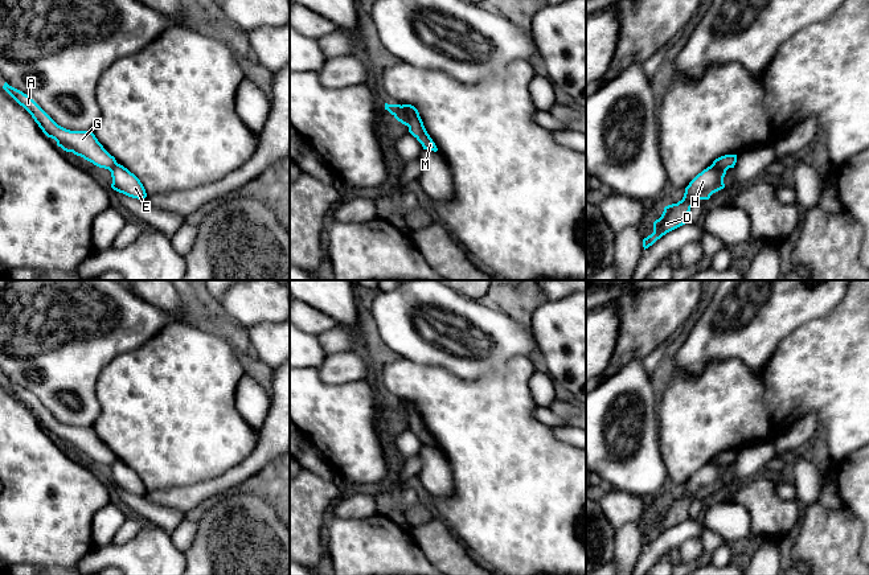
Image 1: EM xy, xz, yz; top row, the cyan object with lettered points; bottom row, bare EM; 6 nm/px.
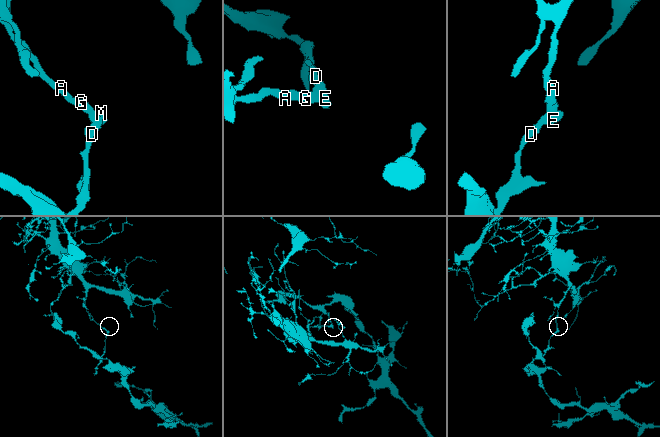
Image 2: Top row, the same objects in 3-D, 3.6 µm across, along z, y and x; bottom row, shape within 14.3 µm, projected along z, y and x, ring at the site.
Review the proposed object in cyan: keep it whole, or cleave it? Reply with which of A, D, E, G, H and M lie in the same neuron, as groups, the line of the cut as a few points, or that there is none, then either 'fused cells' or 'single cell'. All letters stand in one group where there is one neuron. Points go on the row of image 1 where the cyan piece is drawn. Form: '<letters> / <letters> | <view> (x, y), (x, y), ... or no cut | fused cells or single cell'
A G / D E H M | xz (402, 105), (408, 124) | fused cells

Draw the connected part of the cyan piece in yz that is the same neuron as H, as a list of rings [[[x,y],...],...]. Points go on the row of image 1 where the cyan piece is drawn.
[[[710,165],[698,173],[685,188],[683,200],[665,206],[661,217],[653,222],[653,233],[643,239],[644,250],[667,233],[689,222],[690,208],[697,201],[709,200],[713,193],[724,189],[724,177],[727,169]]]

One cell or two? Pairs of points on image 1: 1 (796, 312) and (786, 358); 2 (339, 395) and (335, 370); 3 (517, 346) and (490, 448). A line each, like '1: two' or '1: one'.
1: two
2: two
3: two

